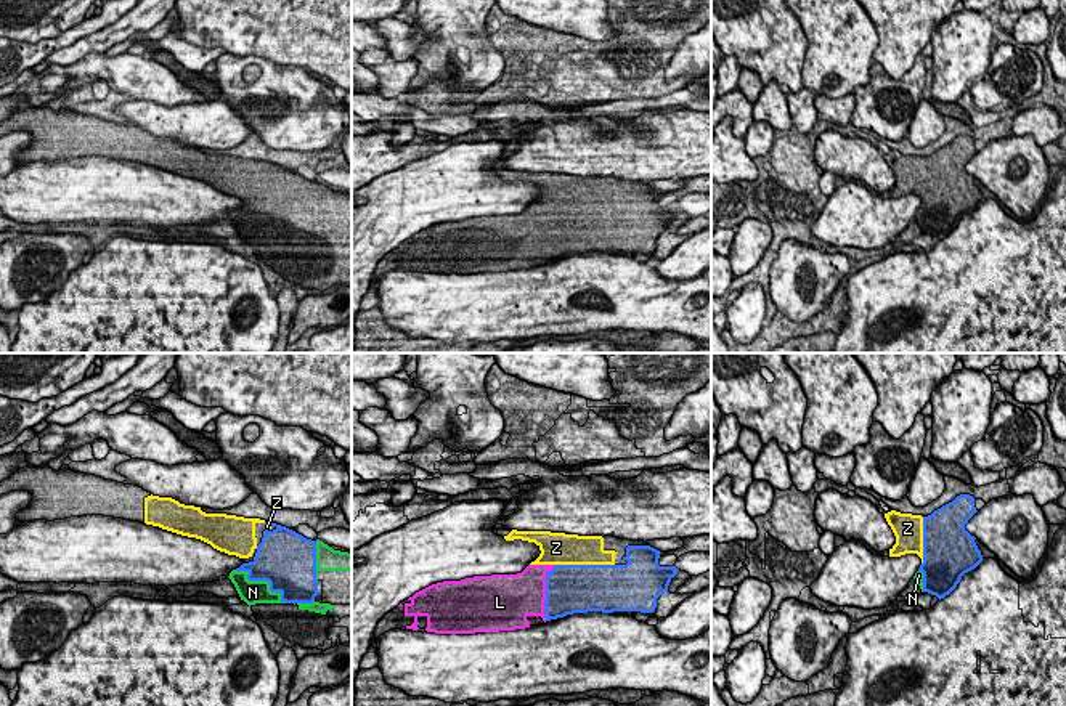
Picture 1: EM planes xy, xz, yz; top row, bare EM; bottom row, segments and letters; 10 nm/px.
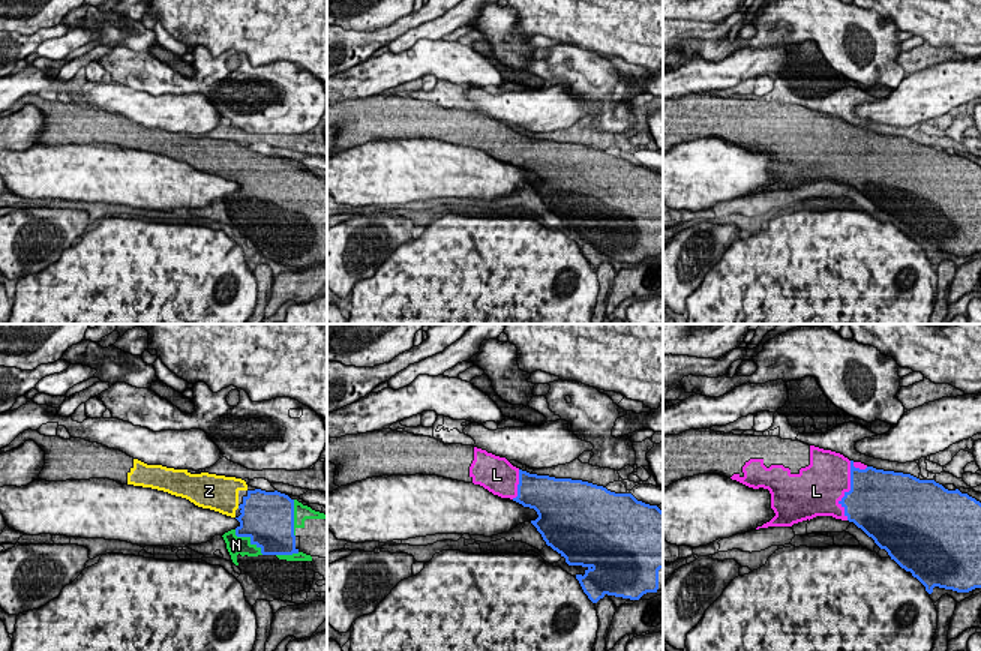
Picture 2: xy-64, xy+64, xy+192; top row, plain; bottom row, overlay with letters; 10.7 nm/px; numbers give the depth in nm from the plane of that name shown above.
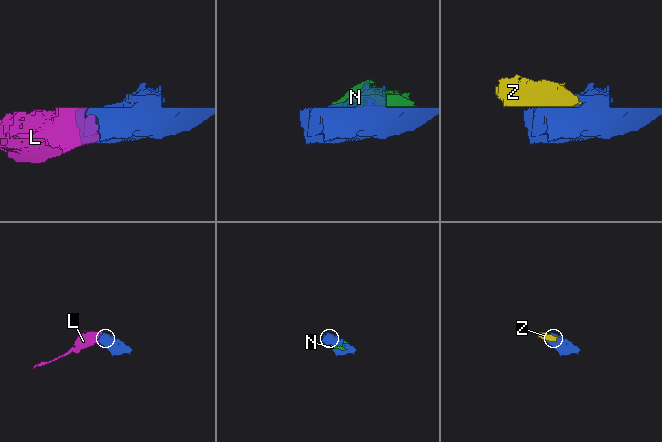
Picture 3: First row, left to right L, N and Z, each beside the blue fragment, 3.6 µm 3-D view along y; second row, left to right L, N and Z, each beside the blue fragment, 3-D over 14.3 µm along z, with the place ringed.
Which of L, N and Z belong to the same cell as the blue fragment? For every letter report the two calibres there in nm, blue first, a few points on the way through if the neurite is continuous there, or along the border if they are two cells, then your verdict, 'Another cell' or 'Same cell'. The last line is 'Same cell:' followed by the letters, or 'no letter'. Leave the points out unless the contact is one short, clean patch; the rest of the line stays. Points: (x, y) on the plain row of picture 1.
L: Thickness 480 nm (blue) against 440 nm. Same cell
N: Thickness 480 nm (blue) against 240 nm. Same cell
Z: Thickness 480 nm (blue) against 320 nm. Same cell
Same cell: L, N, Z

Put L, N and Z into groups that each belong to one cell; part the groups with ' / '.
L N Z

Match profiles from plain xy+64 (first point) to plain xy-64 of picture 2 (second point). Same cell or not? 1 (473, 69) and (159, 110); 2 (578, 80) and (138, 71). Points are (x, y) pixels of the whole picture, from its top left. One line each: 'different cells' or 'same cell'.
1: different cells
2: same cell

